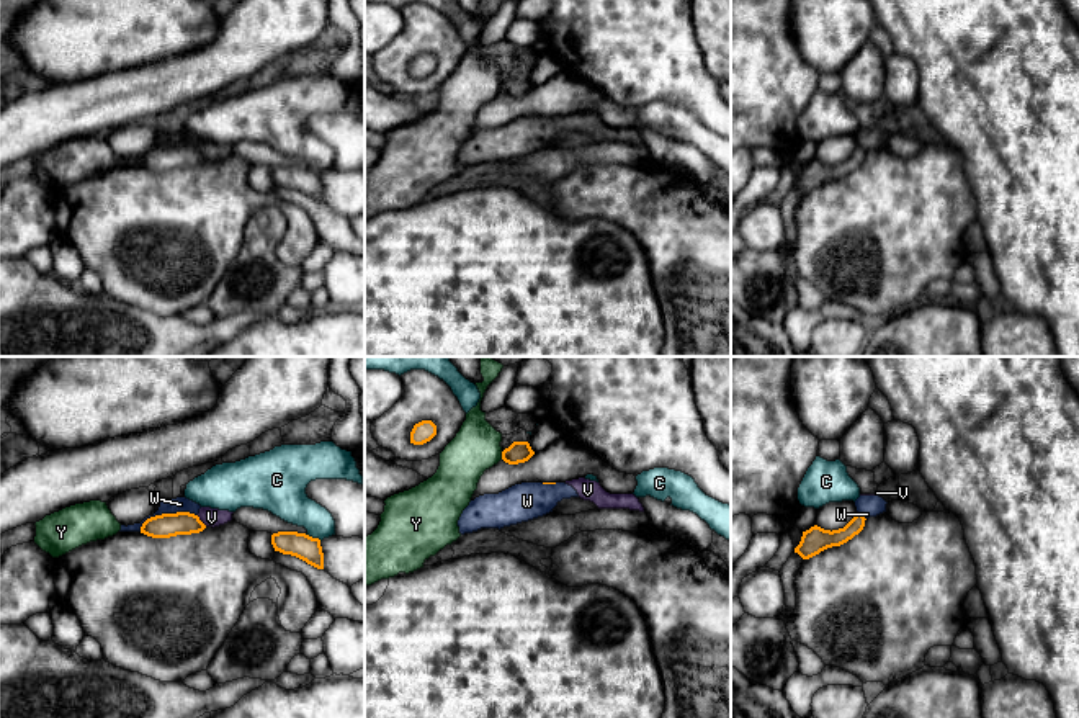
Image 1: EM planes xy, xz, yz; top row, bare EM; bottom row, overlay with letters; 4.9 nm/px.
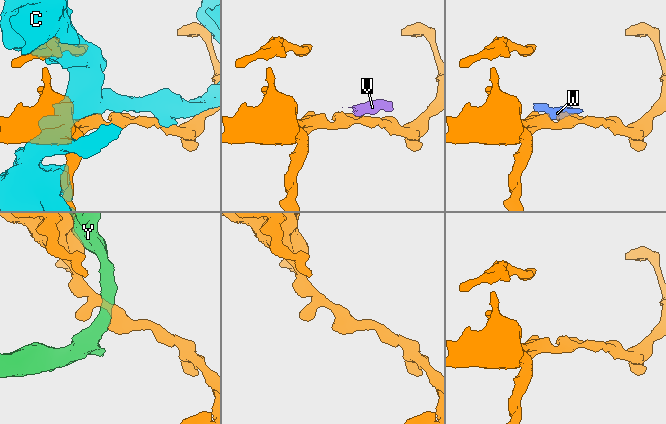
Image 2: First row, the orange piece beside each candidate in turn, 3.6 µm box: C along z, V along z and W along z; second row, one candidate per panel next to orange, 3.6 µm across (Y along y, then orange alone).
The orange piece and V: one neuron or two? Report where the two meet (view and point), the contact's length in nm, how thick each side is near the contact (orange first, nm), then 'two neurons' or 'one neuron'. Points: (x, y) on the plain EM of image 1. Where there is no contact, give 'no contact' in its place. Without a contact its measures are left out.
xy (200, 154) | 80 nm | 120/100 nm | two neurons

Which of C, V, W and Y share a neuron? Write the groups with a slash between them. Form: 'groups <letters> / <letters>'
groups C / V W / Y

